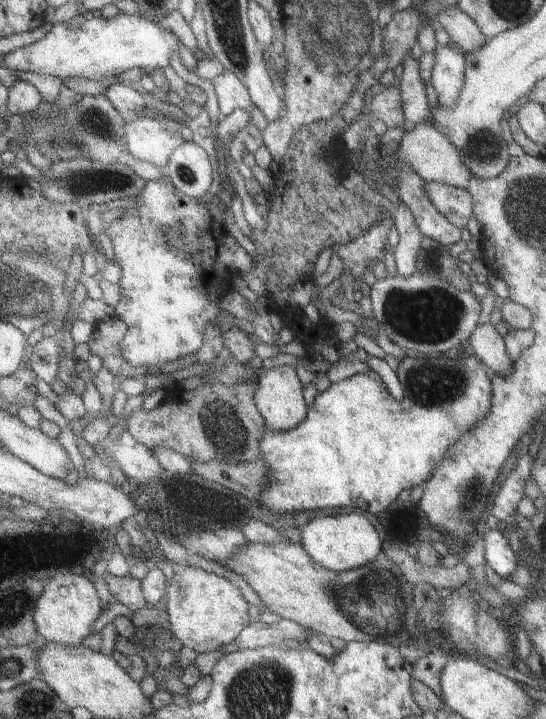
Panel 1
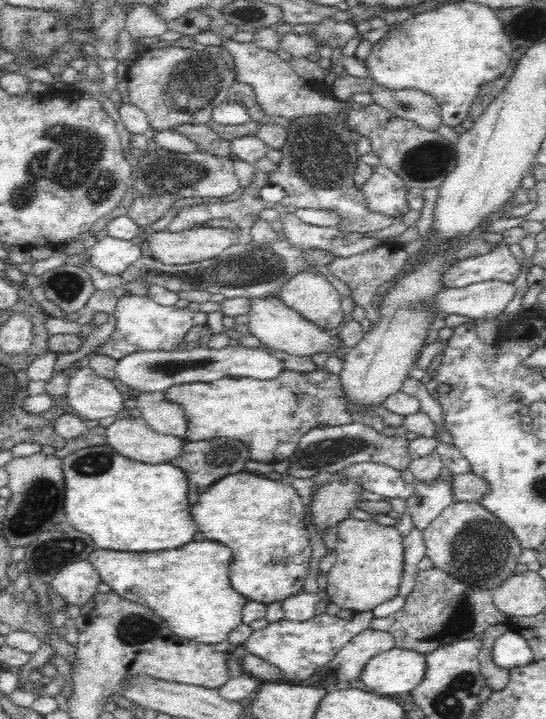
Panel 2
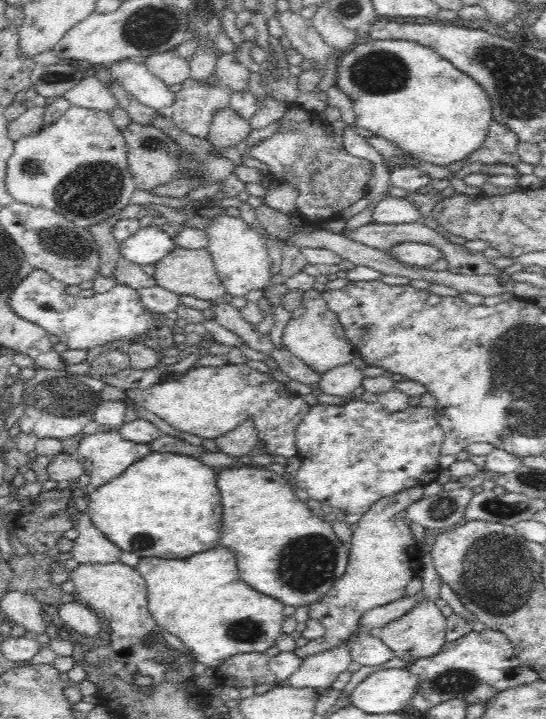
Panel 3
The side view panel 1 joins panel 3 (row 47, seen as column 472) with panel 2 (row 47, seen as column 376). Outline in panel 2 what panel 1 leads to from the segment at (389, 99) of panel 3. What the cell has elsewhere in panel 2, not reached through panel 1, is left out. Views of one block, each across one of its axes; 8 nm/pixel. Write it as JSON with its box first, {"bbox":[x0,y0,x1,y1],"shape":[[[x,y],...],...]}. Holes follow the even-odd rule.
{"bbox":[363,2,514,129],"shape":[[[460,2],[448,4],[428,14],[420,14],[400,23],[382,40],[375,43],[368,58],[363,61],[369,78],[379,88],[387,90],[418,90],[432,96],[441,110],[441,121],[444,126],[460,129],[464,120],[469,118],[472,103],[479,96],[486,84],[502,78],[511,72],[514,65],[514,52],[508,36],[502,30],[500,20],[495,12],[480,4]]]}

